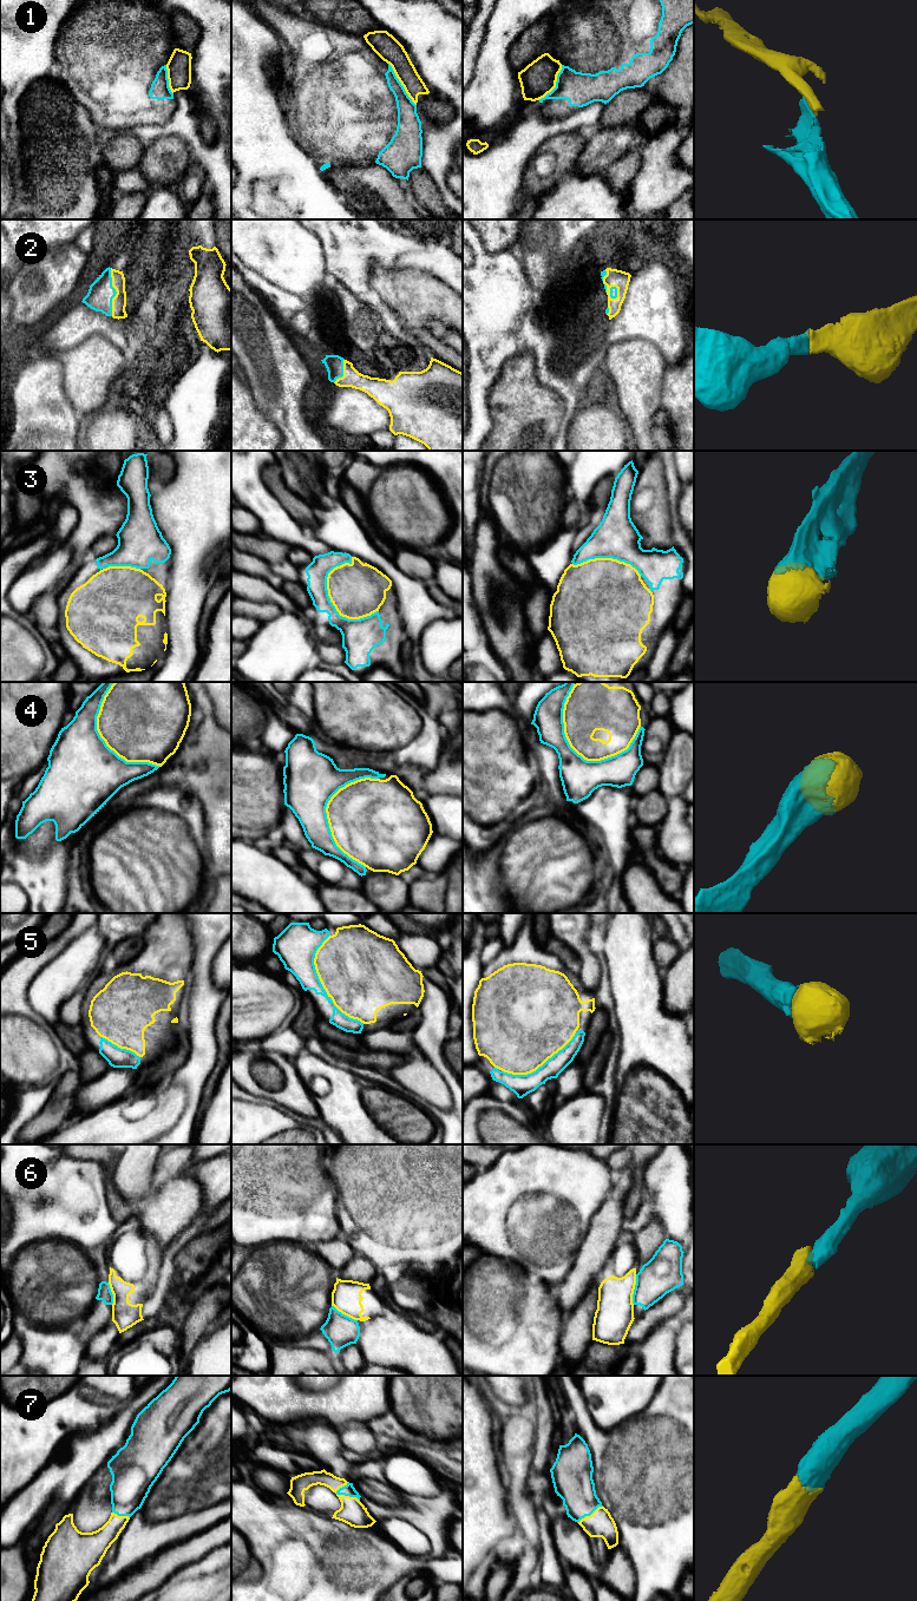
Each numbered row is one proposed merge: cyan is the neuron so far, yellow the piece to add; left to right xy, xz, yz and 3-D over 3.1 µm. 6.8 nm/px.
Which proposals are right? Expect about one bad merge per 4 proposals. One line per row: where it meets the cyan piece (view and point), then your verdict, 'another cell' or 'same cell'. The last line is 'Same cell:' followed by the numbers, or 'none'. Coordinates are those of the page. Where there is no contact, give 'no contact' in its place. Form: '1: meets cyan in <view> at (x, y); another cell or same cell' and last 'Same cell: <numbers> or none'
1: meets cyan in xz at (400, 84); another cell
2: meets cyan in xy at (116, 292); same cell
3: meets cyan in xz at (338, 614); same cell
4: meets cyan in yz at (568, 742); same cell
5: meets cyan in xz at (321, 984); same cell
6: meets cyan in yz at (634, 1290); another cell
7: meets cyan in xz at (347, 1495); same cell
Same cell: 2, 3, 4, 5, 7

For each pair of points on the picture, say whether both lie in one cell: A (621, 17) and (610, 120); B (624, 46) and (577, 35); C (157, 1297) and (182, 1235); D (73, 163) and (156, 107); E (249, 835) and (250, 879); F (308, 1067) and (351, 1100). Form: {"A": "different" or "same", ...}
{"A": "different", "B": "same", "C": "same", "D": "different", "E": "different", "F": "same"}

